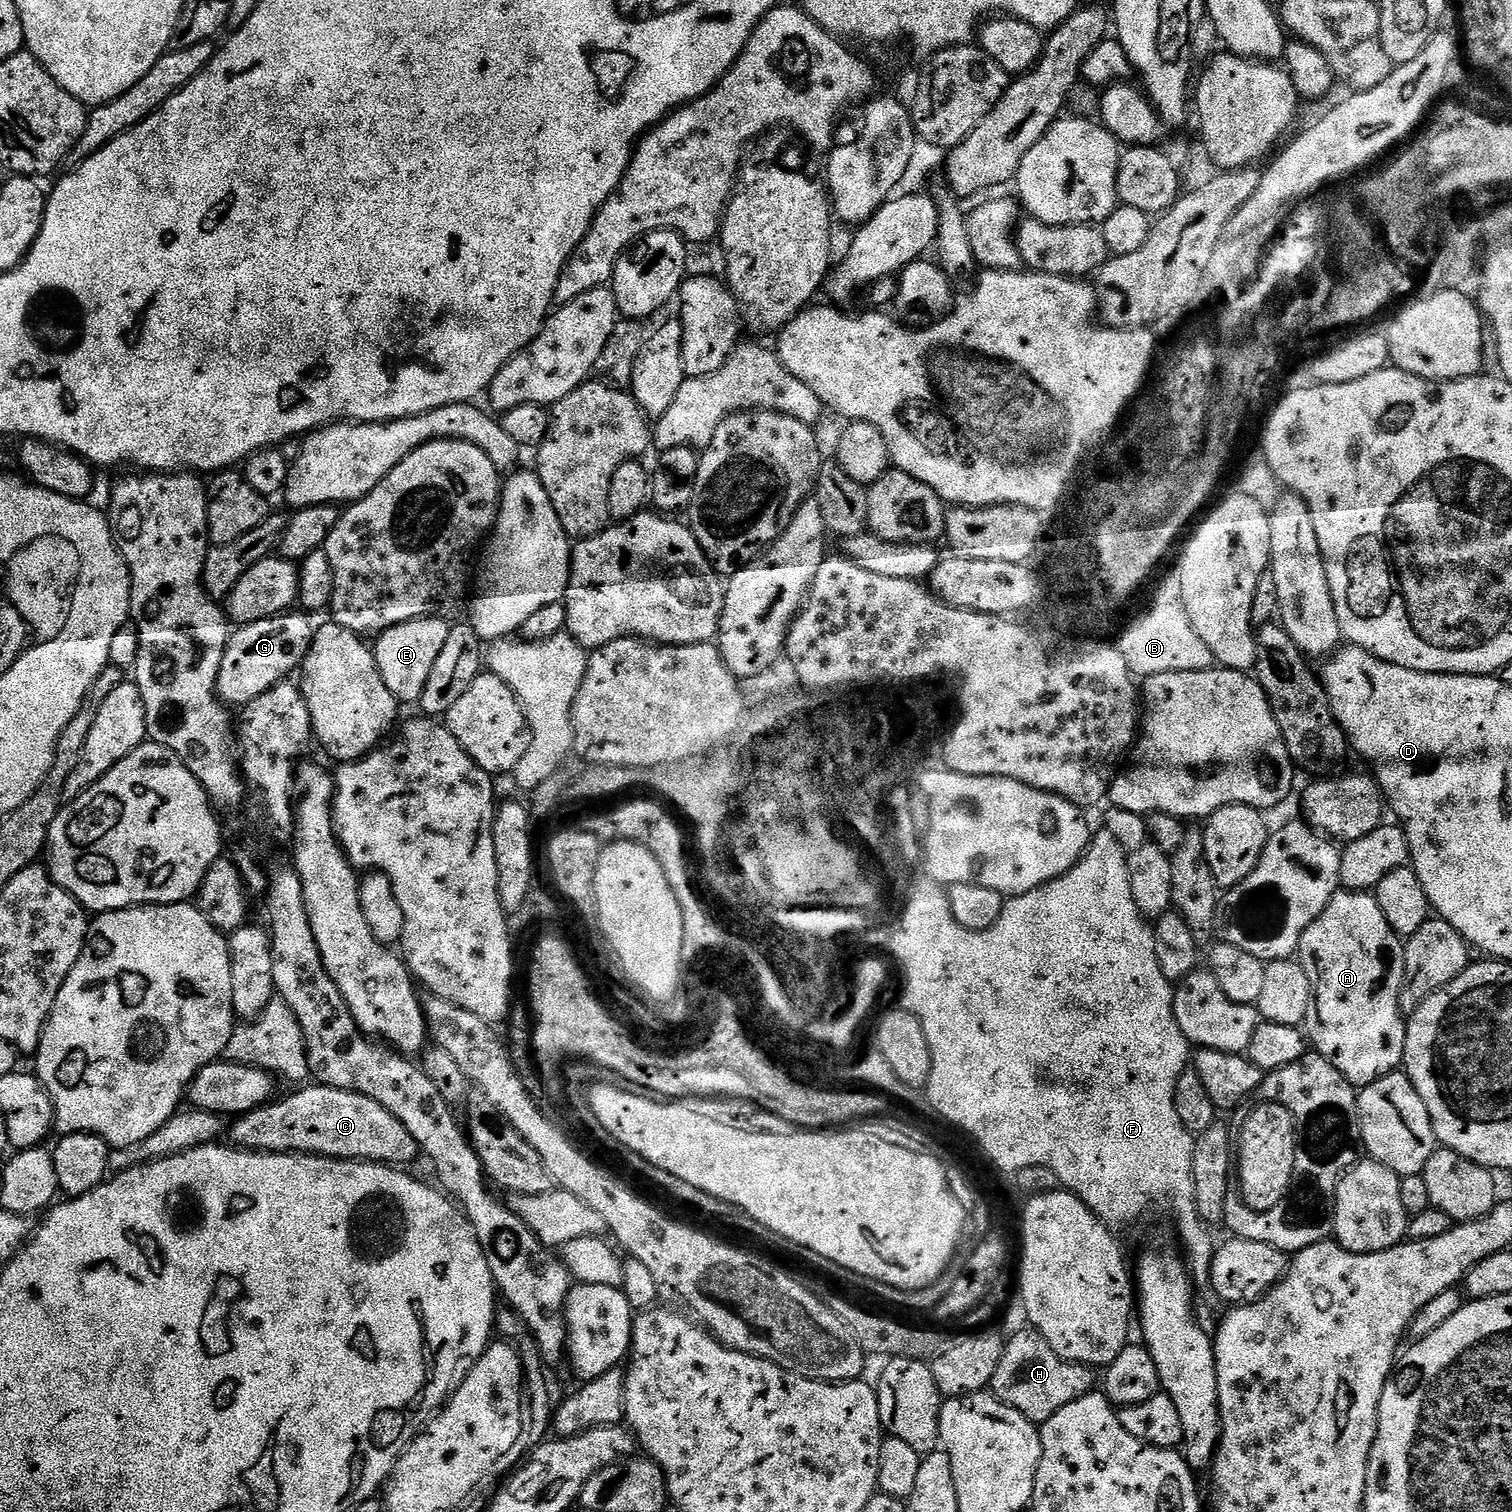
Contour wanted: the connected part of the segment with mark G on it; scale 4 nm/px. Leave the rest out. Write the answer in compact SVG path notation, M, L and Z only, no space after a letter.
M288 610L277 616L260 619L258 622L239 625L228 637L226 650L222 656L222 666L218 670L216 679L216 694L225 705L243 706L254 702L254 698L266 694L266 690L270 690L275 684L285 683L291 677L288 675L296 672L303 664L304 658L309 652L309 646L312 645L315 627L310 620L311 617L307 613Z

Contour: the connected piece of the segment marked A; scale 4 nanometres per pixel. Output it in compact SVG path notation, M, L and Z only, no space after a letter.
M1337 890L1326 910L1302 934L1298 959L1312 987L1312 1006L1303 1023L1307 1043L1357 1089L1397 1071L1404 1063L1408 1033L1405 1017L1398 1006L1404 973L1404 946L1401 937L1386 922L1375 895Z

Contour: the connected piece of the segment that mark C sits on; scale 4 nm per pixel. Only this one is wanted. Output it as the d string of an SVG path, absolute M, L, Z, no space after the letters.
M325 1084L304 1087L308 1086L292 1090L285 1100L273 1099L235 1117L230 1124L231 1143L250 1152L309 1152L311 1156L383 1162L389 1166L408 1166L404 1164L421 1159L414 1134L410 1134L386 1106L378 1106L374 1098L328 1088Z

